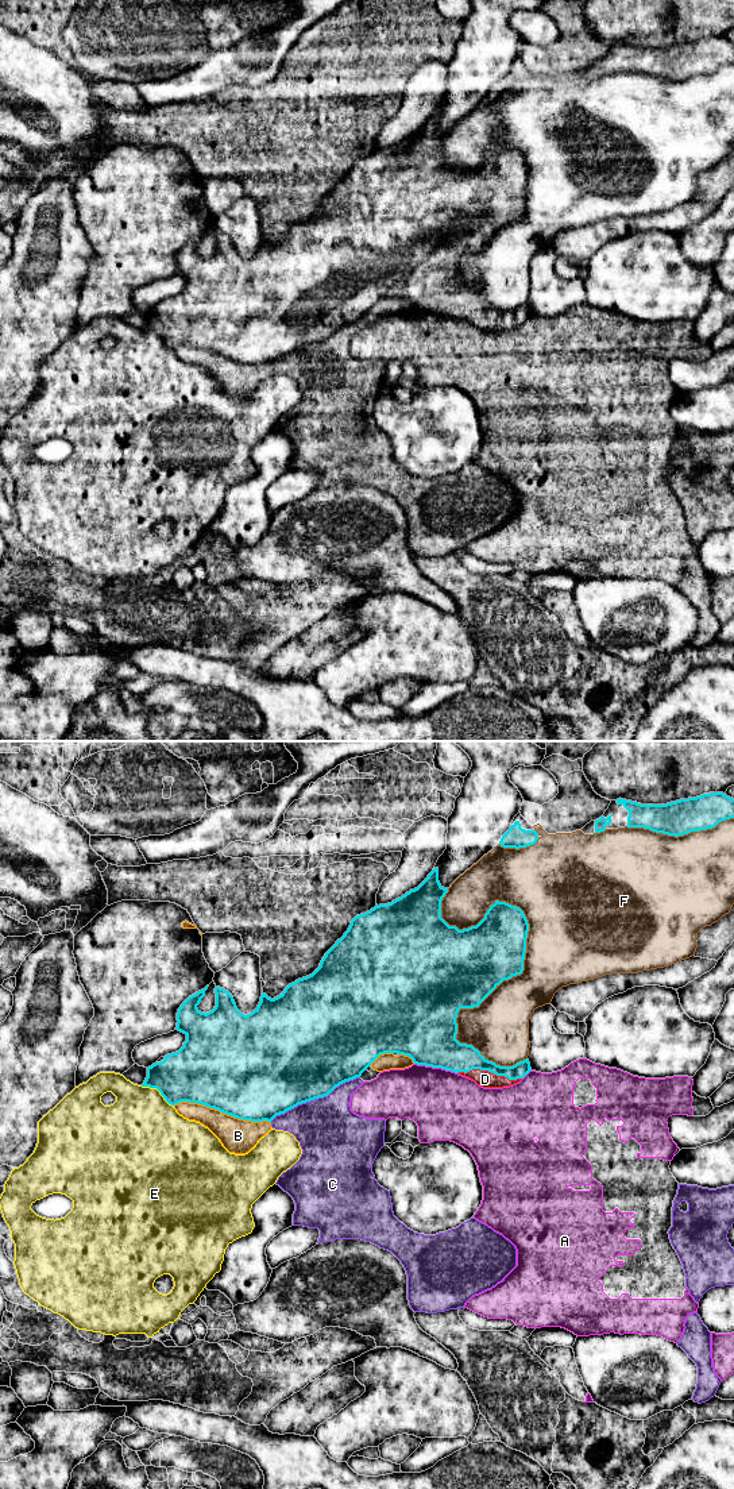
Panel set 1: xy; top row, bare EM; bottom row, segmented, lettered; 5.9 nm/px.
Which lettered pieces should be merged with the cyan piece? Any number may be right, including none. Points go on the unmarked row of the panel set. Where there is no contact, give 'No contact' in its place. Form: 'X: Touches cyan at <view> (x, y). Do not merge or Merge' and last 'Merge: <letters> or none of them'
A: Touches cyan at xy (436, 311). Do not merge
B: Touches cyan at xy (223, 357). Do not merge
C: Touches cyan at xy (315, 342). Do not merge
D: Touches cyan at xy (490, 315). Merge
E: Touches cyan at xy (158, 334). Do not merge
F: Touches cyan at xy (524, 203). Do not merge
Merge: D

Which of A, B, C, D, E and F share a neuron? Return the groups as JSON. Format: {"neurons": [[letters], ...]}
{"neurons": [["A"], ["B", "C"], ["D"], ["E"], ["F"]]}

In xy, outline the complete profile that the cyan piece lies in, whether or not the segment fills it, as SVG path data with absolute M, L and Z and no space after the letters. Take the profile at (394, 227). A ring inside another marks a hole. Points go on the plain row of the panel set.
M434 112L428 121L414 134L410 134L409 136L406 136L405 139L402 139L401 142L393 144L391 147L387 148L376 148L374 153L371 153L370 155L356 159L352 165L351 169L348 171L348 174L344 177L344 180L336 185L336 188L325 197L325 200L322 201L320 211L309 220L302 221L295 224L294 227L289 228L285 235L271 243L269 242L263 235L262 235L262 240L260 240L260 246L258 248L258 251L248 259L242 258L237 251L236 247L233 244L233 240L225 235L224 232L216 231L215 232L215 238L216 238L216 250L212 255L209 256L201 256L197 250L200 248L201 243L205 240L205 235L208 234L209 229L206 229L204 234L196 236L194 239L189 240L178 252L177 256L177 271L175 274L184 277L186 279L186 285L184 286L184 290L171 298L165 300L165 304L161 306L155 306L151 310L147 312L147 321L144 324L144 327L142 328L142 331L150 331L150 332L157 332L161 339L165 342L165 344L171 348L175 350L181 346L189 346L189 347L197 347L197 348L202 348L206 350L209 352L215 352L219 354L223 358L231 359L233 362L237 363L243 363L243 364L251 364L251 366L263 366L267 364L271 367L271 364L281 358L285 358L286 355L297 351L298 348L318 343L318 342L324 342L328 340L336 331L339 331L340 328L354 324L356 321L360 321L362 317L380 300L385 297L398 297L398 298L403 298L403 300L409 300L414 308L417 309L425 309L425 310L432 310L432 312L441 312L445 315L451 315L455 316L457 319L465 320L471 324L474 324L478 329L483 331L483 332L503 332L503 331L510 331L514 329L517 327L519 327L530 315L530 306L529 304L524 304L517 306L513 310L501 310L497 309L492 305L488 305L484 302L484 300L480 298L480 296L478 293L475 293L472 289L467 289L467 288L460 288L456 283L456 278L457 278L457 267L456 267L456 262L457 262L457 256L460 252L474 252L474 251L479 251L479 248L503 225L503 224L509 224L513 220L521 219L524 215L524 204L525 204L525 197L526 197L526 182L528 182L528 175L529 175L529 167L528 163L524 158L524 155L517 151L517 150L511 150L506 146L499 146L495 144L494 148L490 150L490 153L487 154L487 157L484 158L484 162L476 169L476 170L471 170L468 173L463 173L459 174L456 170L449 170L443 162L441 162L441 144L445 140L445 138L448 136L448 132L444 132L440 126L439 126L439 112Z

